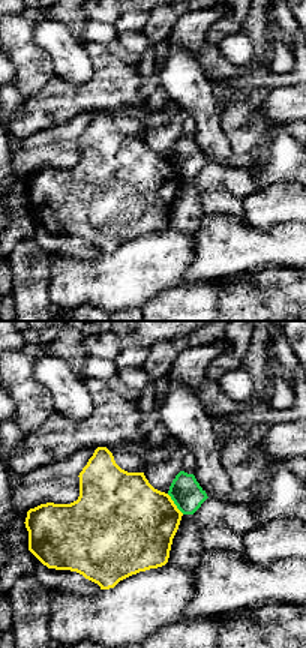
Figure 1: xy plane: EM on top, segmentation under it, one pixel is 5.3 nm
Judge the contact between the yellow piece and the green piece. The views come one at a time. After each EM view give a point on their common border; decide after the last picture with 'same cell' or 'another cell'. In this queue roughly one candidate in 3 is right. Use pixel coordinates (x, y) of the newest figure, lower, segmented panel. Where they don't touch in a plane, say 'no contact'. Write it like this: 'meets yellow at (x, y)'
meets yellow at (174, 504)

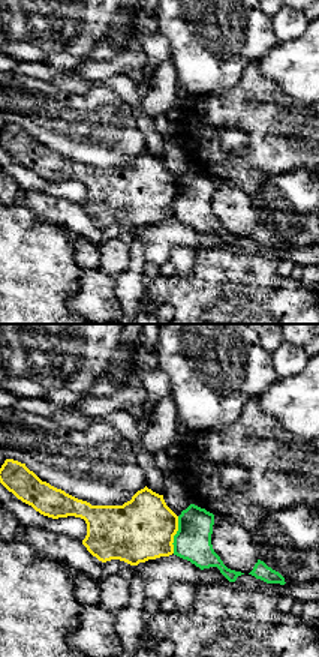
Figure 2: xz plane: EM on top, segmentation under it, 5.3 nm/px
meets yellow at (175, 533)

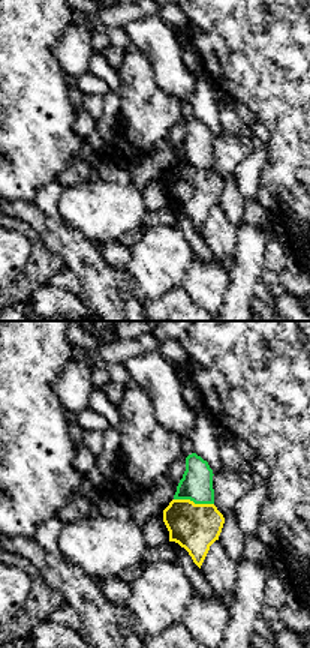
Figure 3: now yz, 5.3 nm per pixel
meets yellow at (192, 501)

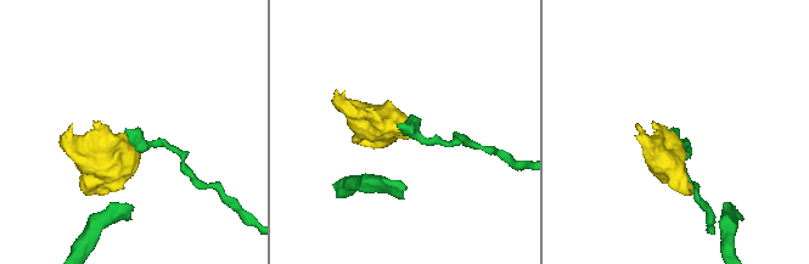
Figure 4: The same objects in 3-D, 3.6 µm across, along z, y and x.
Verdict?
another cell

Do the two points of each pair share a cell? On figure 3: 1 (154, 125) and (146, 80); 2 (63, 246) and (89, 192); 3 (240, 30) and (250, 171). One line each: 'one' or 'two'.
1: one
2: two
3: two

